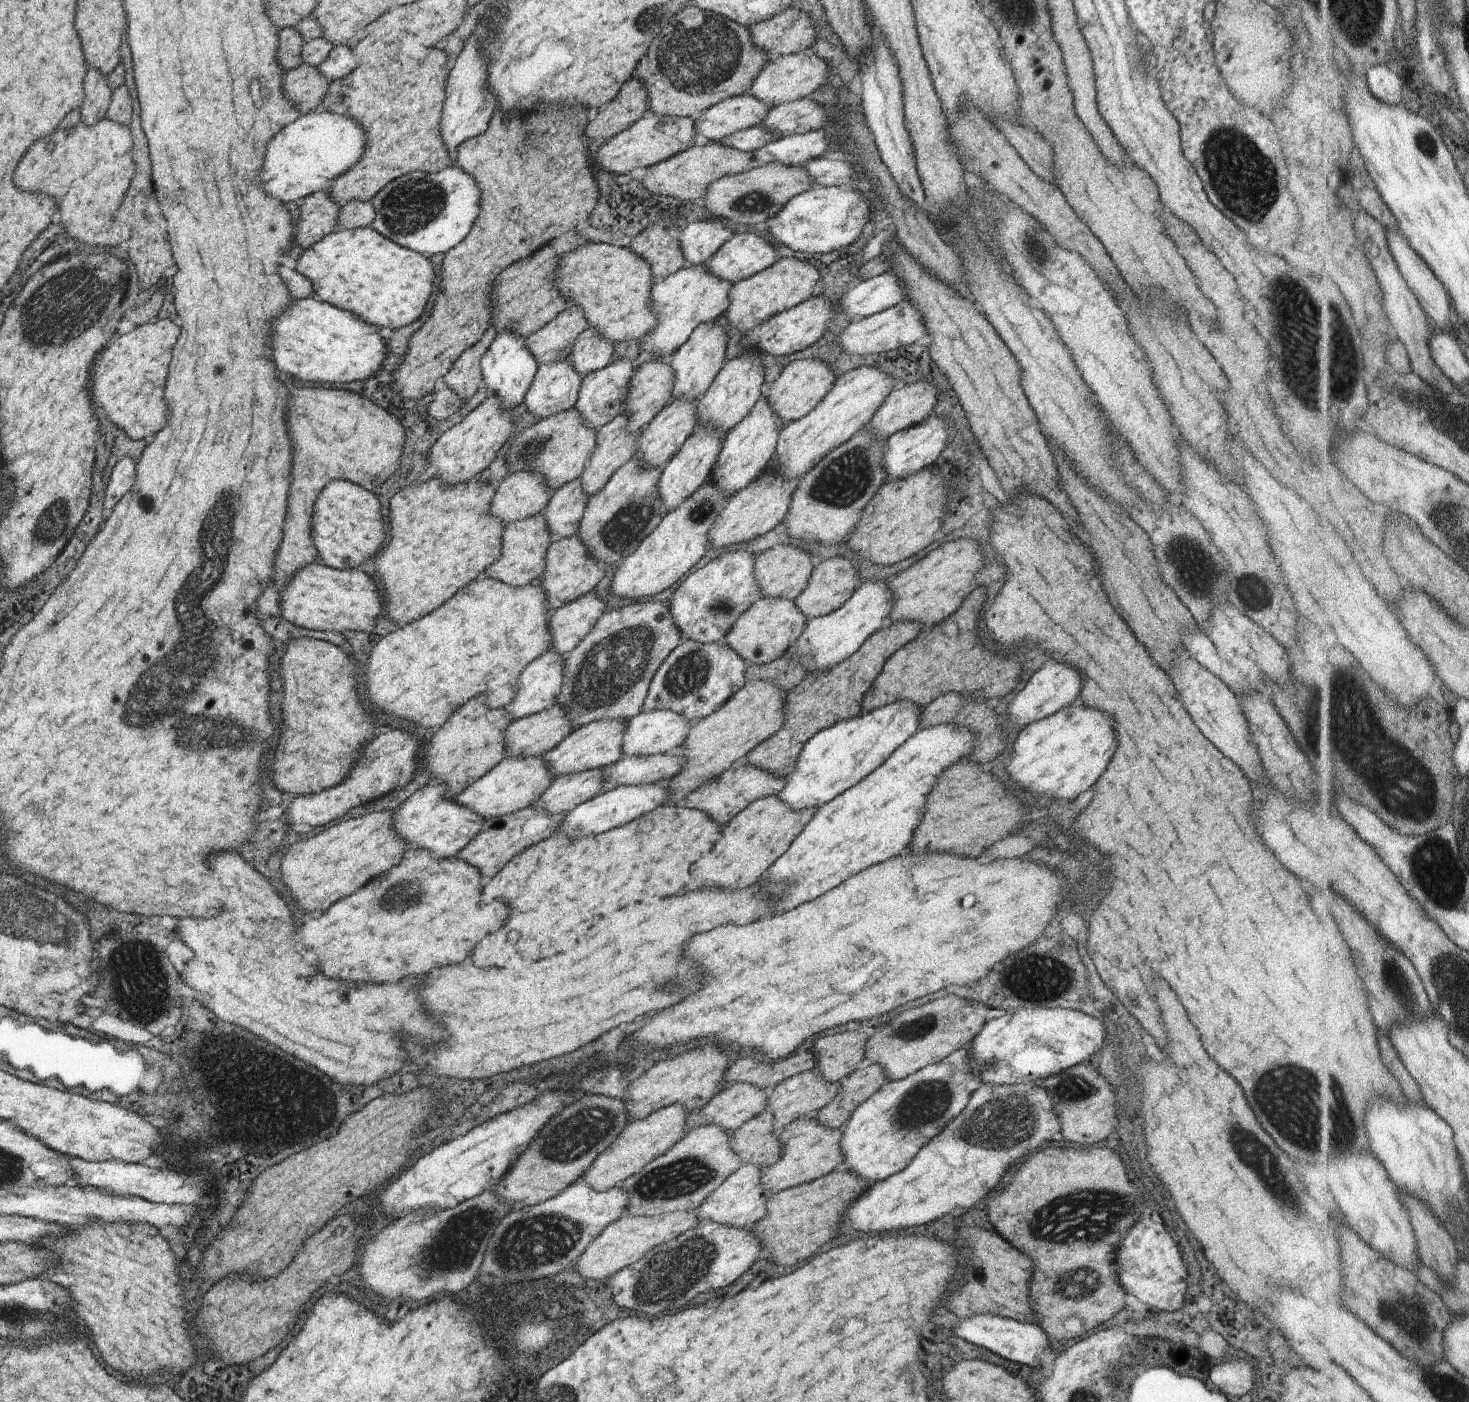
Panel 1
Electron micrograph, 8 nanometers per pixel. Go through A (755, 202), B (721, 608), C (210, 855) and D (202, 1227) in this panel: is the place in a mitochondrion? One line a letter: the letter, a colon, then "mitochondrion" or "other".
A: mitochondrion
B: mitochondrion
C: other
D: other

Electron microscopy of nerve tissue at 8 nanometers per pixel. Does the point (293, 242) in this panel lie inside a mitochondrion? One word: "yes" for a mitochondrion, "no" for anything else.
no

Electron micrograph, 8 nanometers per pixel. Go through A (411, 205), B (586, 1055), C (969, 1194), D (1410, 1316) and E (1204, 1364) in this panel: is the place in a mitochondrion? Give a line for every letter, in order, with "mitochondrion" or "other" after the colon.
A: mitochondrion
B: other
C: other
D: mitochondrion
E: other

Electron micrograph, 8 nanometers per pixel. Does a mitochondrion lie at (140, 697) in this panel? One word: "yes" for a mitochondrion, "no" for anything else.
yes

